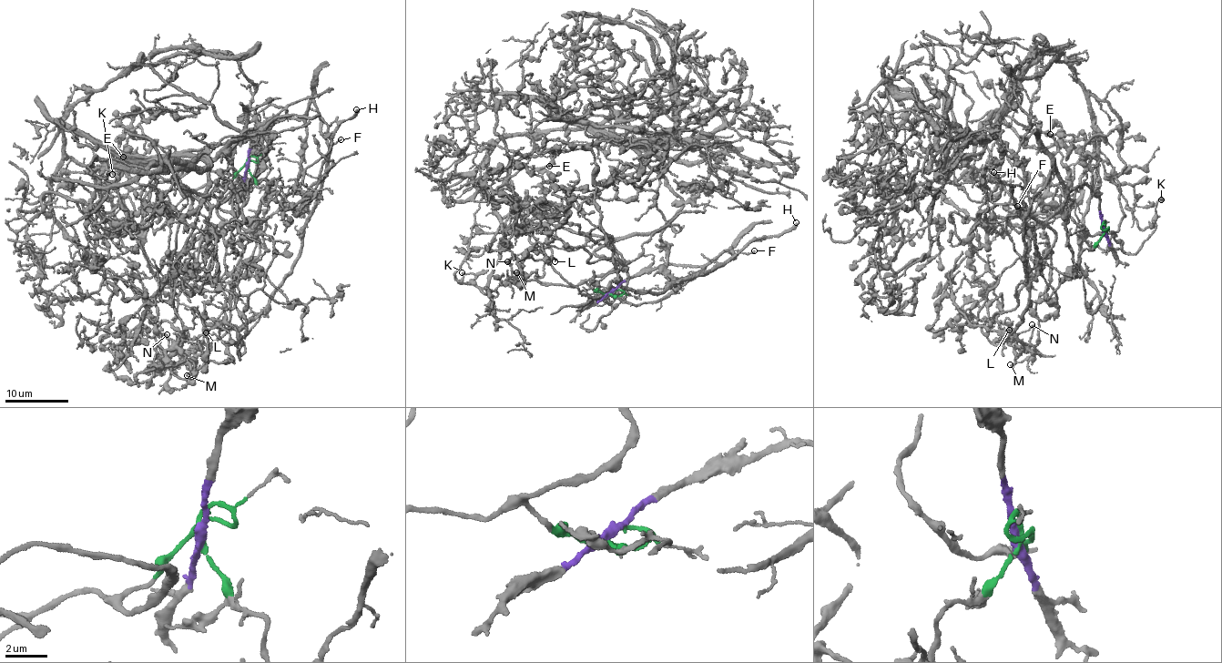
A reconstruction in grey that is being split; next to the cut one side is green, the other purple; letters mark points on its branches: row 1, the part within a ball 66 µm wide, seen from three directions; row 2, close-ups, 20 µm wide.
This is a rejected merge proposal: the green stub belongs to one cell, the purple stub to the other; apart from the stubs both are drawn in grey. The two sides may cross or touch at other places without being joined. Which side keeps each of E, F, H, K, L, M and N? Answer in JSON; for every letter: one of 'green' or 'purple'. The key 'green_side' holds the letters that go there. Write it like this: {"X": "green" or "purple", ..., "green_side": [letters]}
{"E": "green", "F": "purple", "H": "purple", "K": "green", "L": "green", "M": "green", "N": "green", "green_side": ["E", "K", "L", "M", "N"]}

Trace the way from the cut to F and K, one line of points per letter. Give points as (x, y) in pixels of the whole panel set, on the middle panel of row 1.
F: (611, 291), (636, 273), (669, 264), (705, 264), (728, 249), (729, 254), (732, 251), (736, 255), (755, 250)
K: (611, 291), (585, 282), (514, 280), (493, 296), (462, 271)

